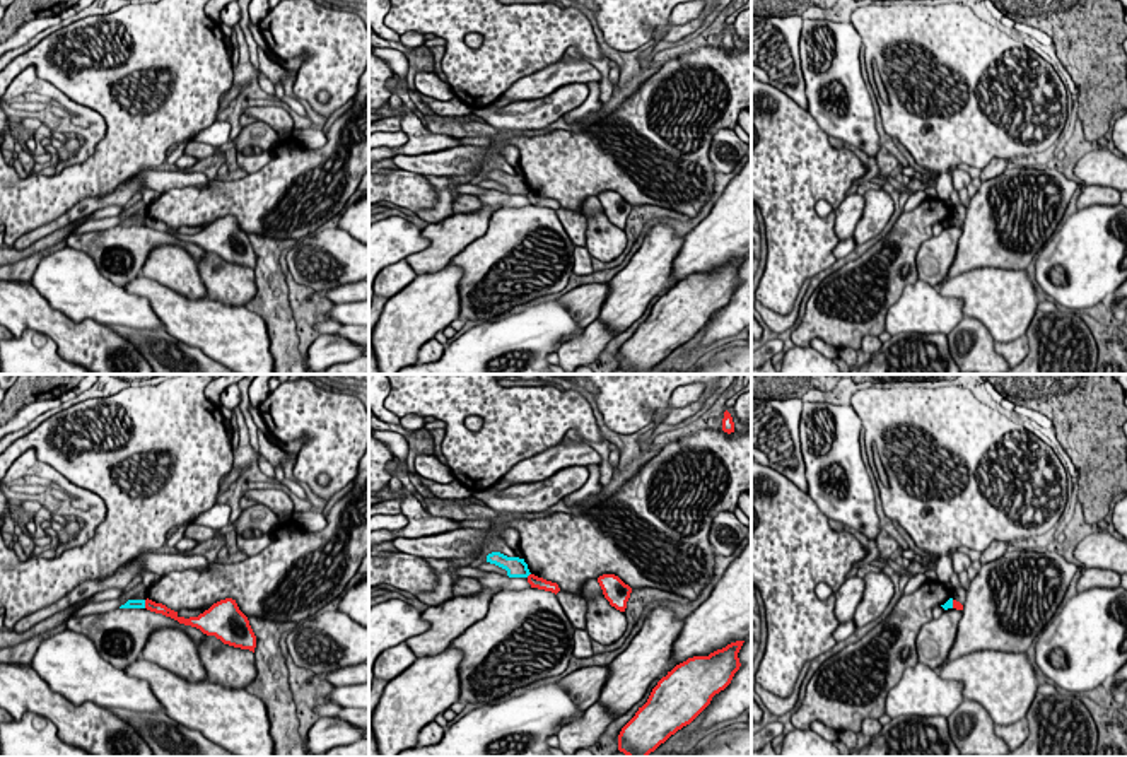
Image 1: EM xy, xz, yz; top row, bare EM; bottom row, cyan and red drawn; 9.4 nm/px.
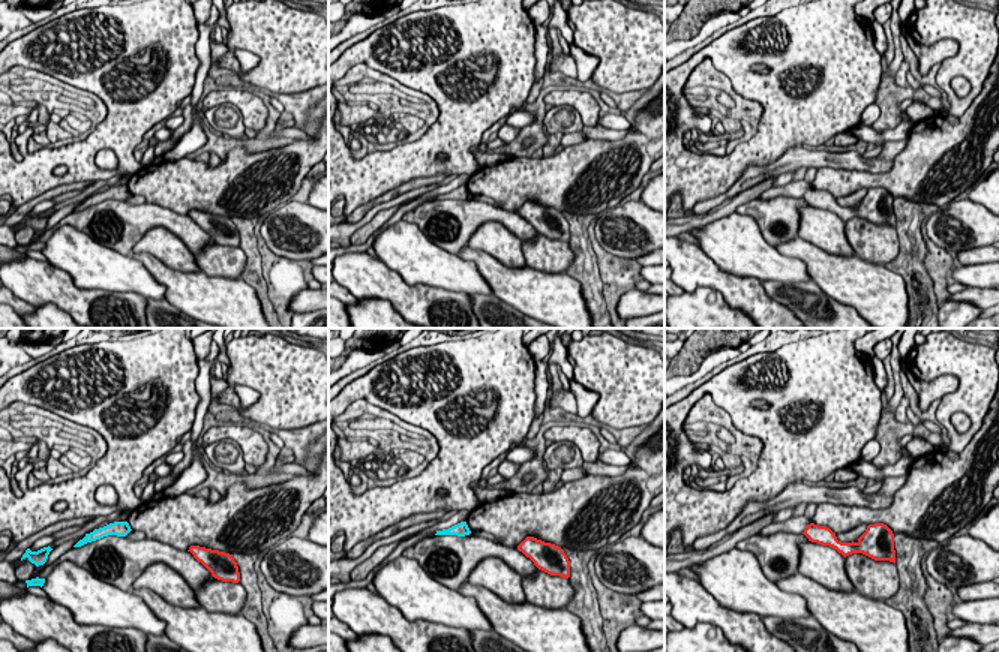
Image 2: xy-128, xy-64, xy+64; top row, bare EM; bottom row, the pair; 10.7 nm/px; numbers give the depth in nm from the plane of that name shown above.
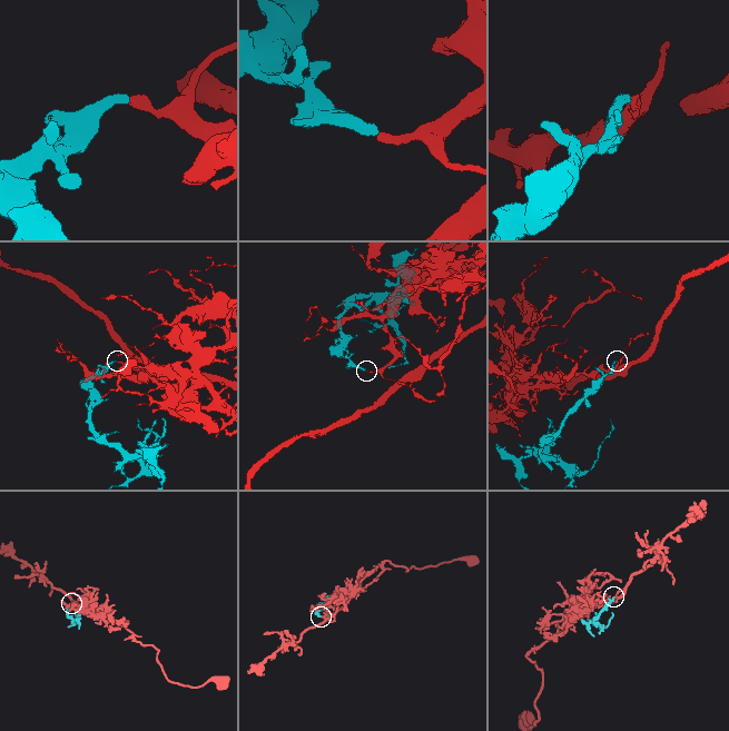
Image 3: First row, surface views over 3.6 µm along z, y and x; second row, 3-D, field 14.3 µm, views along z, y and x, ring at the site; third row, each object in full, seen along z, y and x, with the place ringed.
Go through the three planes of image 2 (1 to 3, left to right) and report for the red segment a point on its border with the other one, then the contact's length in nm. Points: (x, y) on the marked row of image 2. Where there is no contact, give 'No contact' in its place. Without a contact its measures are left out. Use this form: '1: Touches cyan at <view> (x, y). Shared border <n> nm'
1: No contact
2: No contact
3: No contact

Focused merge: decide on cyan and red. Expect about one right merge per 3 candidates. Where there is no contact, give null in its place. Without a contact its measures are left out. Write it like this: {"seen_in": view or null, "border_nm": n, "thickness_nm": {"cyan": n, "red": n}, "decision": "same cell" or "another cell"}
{"seen_in": "xy", "border_nm": 80, "thickness_nm": {"cyan": 100, "red": 100}, "decision": "another cell"}

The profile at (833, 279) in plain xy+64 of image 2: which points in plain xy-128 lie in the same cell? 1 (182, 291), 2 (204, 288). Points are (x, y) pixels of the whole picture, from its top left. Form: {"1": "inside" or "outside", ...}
{"1": "inside", "2": "inside"}

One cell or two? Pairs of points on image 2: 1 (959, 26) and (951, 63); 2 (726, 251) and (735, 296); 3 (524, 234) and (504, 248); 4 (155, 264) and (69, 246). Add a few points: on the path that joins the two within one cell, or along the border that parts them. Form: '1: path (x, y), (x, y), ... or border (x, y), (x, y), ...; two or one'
1: path (963, 35), (963, 53), (960, 56); one
2: border (702, 249), (723, 270), (755, 276), (761, 282); two
3: border (486, 221), (501, 222), (522, 242); two
4: border (129, 255), (137, 258), (165, 287); two

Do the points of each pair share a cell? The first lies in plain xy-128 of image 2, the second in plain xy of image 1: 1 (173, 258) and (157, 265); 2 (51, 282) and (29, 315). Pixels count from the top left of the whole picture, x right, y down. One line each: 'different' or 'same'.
1: same
2: same

